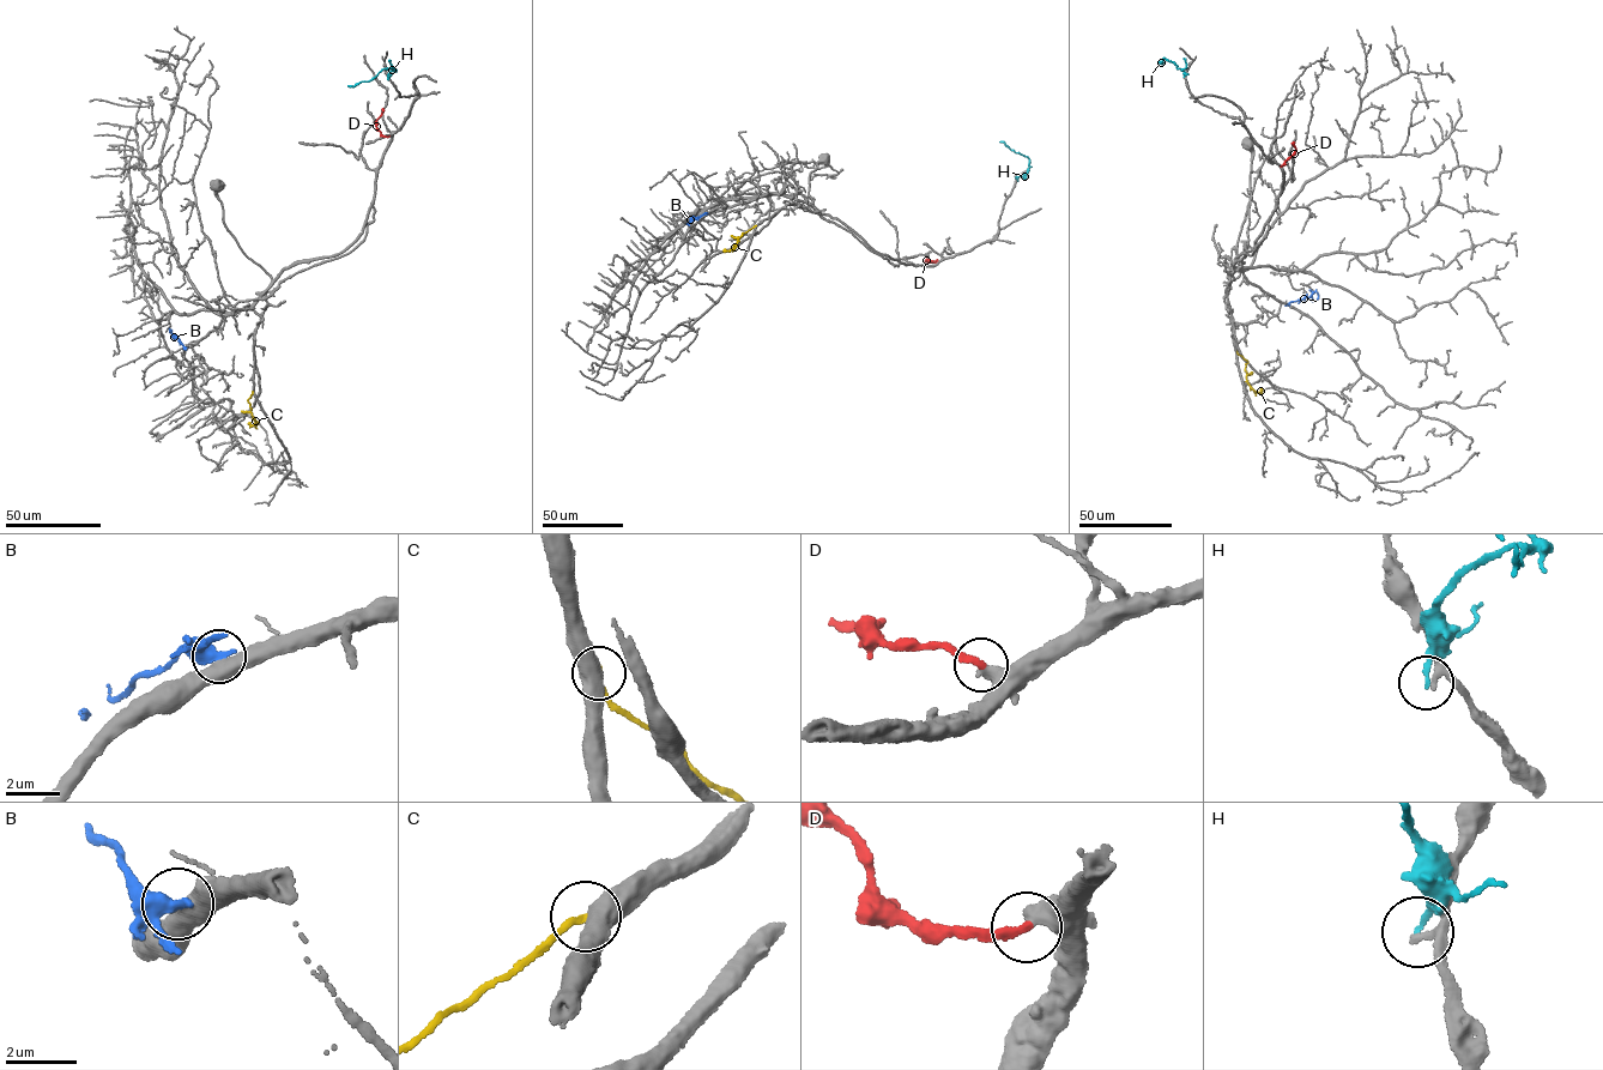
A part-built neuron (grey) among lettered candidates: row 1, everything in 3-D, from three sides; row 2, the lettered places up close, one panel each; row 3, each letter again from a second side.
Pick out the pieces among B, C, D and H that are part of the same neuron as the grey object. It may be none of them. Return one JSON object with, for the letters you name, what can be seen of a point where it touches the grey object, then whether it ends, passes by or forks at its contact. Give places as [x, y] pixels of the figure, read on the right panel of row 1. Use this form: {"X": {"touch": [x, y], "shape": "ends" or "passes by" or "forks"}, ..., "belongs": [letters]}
{"D": {"touch": [1281, 165], "shape": "ends"}, "belongs": ["D"]}

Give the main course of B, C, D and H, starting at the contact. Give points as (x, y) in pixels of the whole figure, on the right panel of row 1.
B: (1288, 303), (1316, 291), (1316, 300)
C: (1236, 351), (1247, 362), (1246, 379), (1252, 390), (1258, 392), (1262, 390)
D: (1280, 165), (1296, 151), (1294, 141)
H: (1184, 77), (1181, 68), (1163, 58), (1160, 62), (1162, 61)

